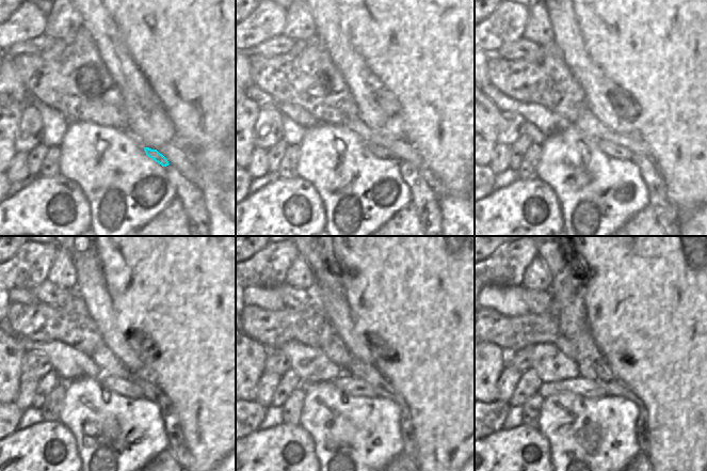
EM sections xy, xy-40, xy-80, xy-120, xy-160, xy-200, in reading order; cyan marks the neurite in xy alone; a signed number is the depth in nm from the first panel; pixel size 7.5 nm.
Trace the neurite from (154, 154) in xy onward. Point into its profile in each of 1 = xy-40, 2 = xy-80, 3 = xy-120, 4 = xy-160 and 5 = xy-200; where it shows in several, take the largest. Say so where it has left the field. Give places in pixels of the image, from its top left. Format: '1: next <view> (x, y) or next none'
1: next xy-40 (382, 153)
2: next xy-80 (611, 150)
3: next xy-120 (125, 387)
4: next xy-160 (348, 385)
5: next xy-200 (578, 386)

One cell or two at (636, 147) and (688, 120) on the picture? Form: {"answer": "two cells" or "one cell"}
{"answer": "two cells"}

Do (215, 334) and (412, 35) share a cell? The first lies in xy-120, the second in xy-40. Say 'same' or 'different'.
same

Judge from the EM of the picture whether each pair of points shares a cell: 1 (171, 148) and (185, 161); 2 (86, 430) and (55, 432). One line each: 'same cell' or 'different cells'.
1: same cell
2: different cells

